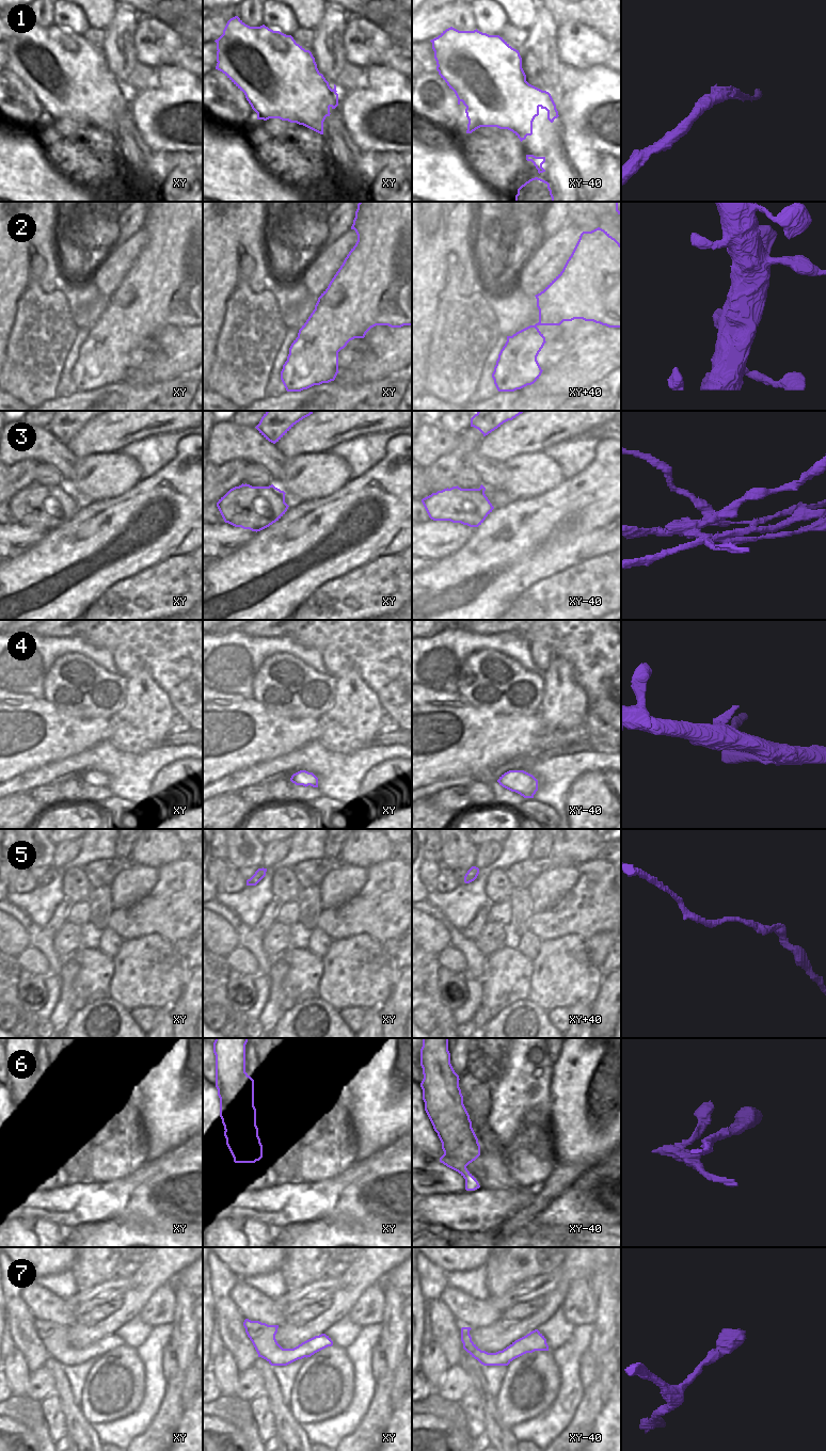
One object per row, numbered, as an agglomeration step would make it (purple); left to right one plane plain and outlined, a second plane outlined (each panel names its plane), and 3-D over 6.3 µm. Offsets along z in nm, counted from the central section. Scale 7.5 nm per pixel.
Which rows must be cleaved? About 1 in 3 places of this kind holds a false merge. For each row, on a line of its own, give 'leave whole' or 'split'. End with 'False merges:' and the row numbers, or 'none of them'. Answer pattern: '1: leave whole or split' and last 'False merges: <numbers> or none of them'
1: split
2: leave whole
3: split
4: split
5: leave whole
6: split
7: leave whole
False merges: 1, 3, 4, 6

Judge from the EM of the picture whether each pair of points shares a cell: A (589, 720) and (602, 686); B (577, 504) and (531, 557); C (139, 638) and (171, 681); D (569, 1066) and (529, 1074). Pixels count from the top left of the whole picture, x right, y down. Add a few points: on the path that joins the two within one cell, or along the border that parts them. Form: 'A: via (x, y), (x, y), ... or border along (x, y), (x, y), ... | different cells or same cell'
A: border along (589, 710), (604, 722) | different cells
B: via (569, 516), (541, 544) | same cell
C: via (149, 649), (171, 670) | same cell
D: border along (555, 1063), (552, 1069), (550, 1095) | different cells

